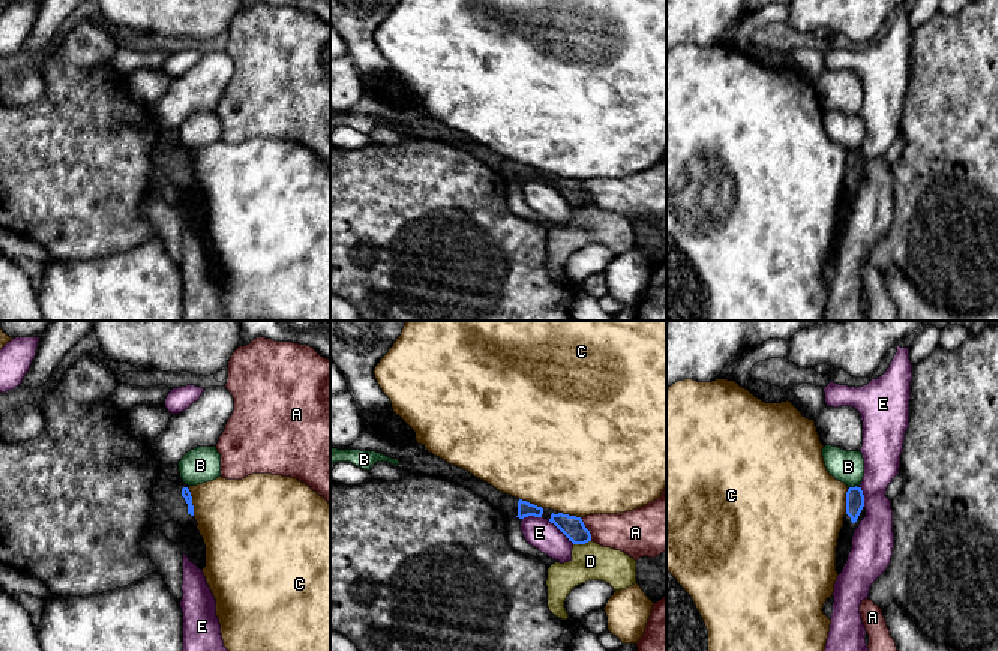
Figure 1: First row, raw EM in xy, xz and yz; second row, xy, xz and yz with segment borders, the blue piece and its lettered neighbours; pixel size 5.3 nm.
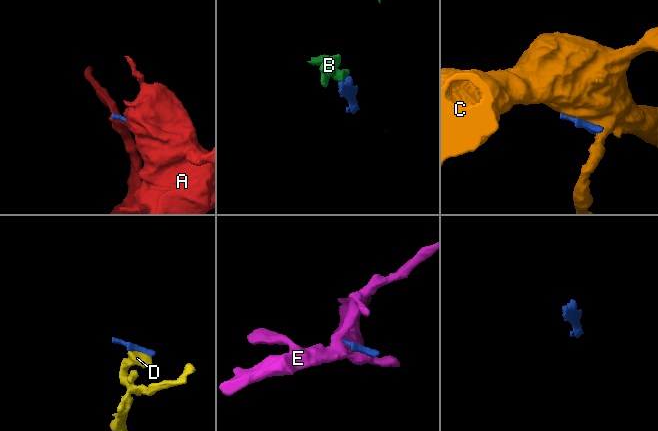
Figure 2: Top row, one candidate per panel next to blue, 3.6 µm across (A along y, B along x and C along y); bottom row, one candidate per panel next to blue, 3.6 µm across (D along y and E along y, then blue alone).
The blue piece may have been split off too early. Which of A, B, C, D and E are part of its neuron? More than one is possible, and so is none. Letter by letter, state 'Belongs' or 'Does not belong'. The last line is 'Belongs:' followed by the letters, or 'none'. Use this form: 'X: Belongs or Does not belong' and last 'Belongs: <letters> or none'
A: Does not belong
B: Does not belong
C: Does not belong
D: Does not belong
E: Does not belong
Belongs: none

